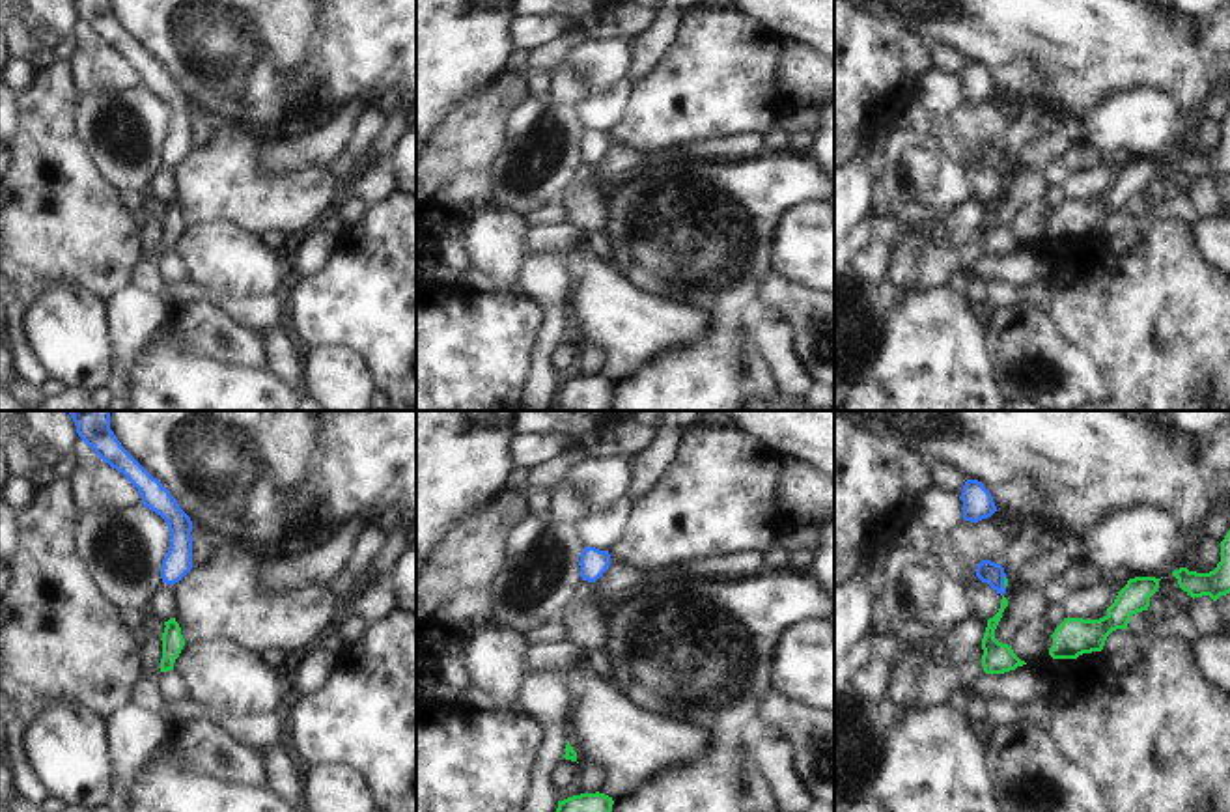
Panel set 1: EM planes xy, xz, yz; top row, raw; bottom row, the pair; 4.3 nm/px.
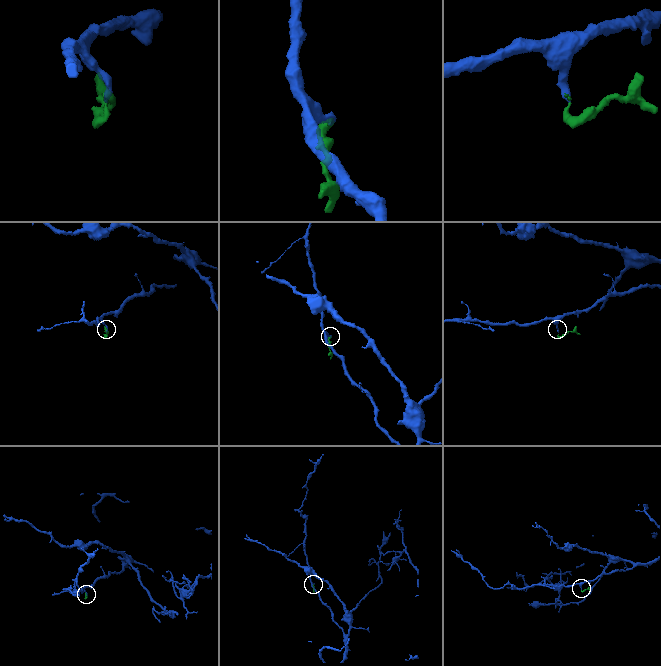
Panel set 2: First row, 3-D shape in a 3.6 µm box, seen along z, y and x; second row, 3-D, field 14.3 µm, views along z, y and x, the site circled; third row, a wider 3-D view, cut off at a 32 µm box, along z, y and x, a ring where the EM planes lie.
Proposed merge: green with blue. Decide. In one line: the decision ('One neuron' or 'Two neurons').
One neuron.

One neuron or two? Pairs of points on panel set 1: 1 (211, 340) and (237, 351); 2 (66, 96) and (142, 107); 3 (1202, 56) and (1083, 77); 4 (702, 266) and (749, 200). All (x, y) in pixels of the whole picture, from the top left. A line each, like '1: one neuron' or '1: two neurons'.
1: one neuron
2: two neurons
3: one neuron
4: one neuron

